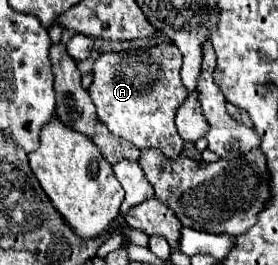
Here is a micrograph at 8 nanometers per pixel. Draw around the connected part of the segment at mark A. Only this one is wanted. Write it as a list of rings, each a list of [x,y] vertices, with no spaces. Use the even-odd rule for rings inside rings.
[[[160,42],[150,48],[140,48],[140,50],[124,50],[124,52],[106,52],[94,62],[92,70],[92,84],[88,88],[90,98],[96,106],[98,118],[108,126],[108,130],[116,136],[122,136],[130,144],[138,146],[138,150],[144,148],[158,148],[162,150],[168,158],[178,158],[182,152],[182,138],[174,126],[174,114],[178,106],[188,98],[188,90],[182,84],[180,78],[180,68],[182,68],[182,54],[172,42]]]

